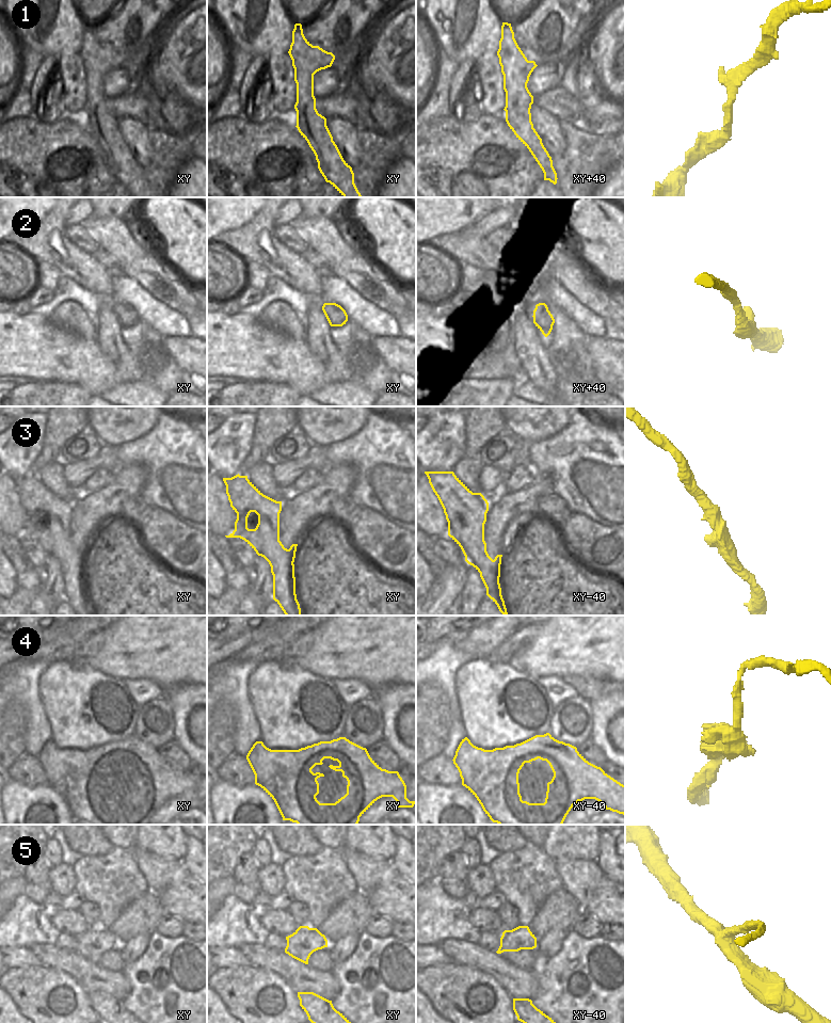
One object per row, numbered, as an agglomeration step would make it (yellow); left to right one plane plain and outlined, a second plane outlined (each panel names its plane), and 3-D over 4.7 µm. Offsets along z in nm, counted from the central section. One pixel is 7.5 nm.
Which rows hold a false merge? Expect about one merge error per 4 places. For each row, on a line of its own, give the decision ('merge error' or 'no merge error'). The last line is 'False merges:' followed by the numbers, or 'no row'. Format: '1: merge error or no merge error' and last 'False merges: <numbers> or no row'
1: no merge error
2: no merge error
3: no merge error
4: no merge error
5: no merge error
False merges: no row

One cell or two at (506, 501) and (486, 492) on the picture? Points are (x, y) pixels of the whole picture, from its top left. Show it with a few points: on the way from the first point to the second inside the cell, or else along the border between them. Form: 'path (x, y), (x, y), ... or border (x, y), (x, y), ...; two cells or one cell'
border (502, 490), (492, 494), (486, 499); two cells

